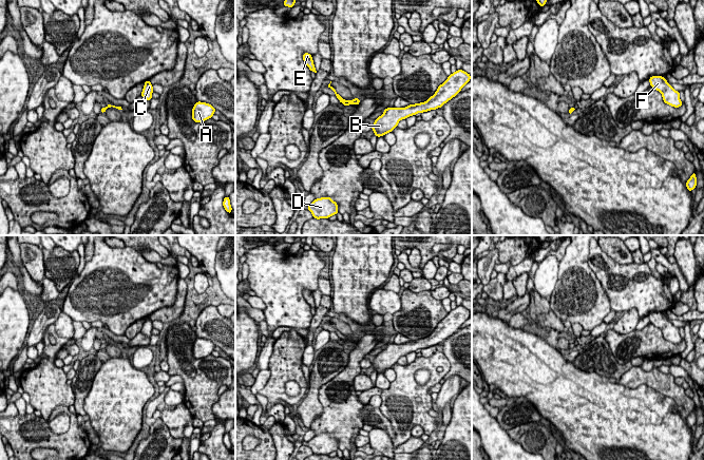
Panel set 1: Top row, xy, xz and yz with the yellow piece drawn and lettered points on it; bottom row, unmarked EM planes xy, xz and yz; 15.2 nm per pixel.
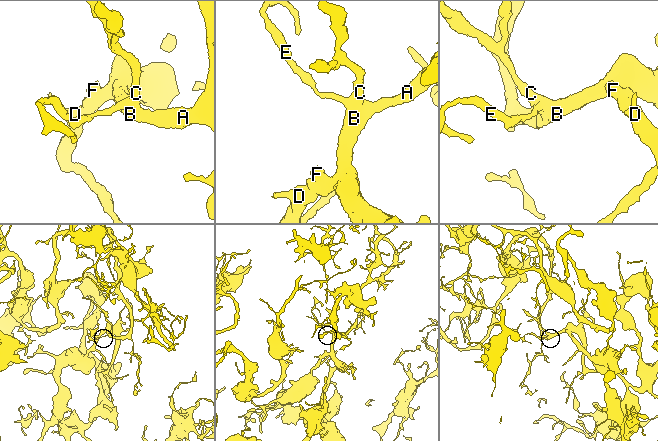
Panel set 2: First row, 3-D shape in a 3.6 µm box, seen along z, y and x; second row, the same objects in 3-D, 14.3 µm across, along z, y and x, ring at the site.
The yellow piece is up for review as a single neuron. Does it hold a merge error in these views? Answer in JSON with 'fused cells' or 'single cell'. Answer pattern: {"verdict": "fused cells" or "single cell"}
{"verdict": "single cell"}

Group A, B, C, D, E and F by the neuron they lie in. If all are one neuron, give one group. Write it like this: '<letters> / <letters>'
A B C D E F

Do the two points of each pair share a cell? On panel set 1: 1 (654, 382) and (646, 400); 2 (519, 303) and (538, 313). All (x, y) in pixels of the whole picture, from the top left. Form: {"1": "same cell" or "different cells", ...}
{"1": "different cells", "2": "different cells"}

